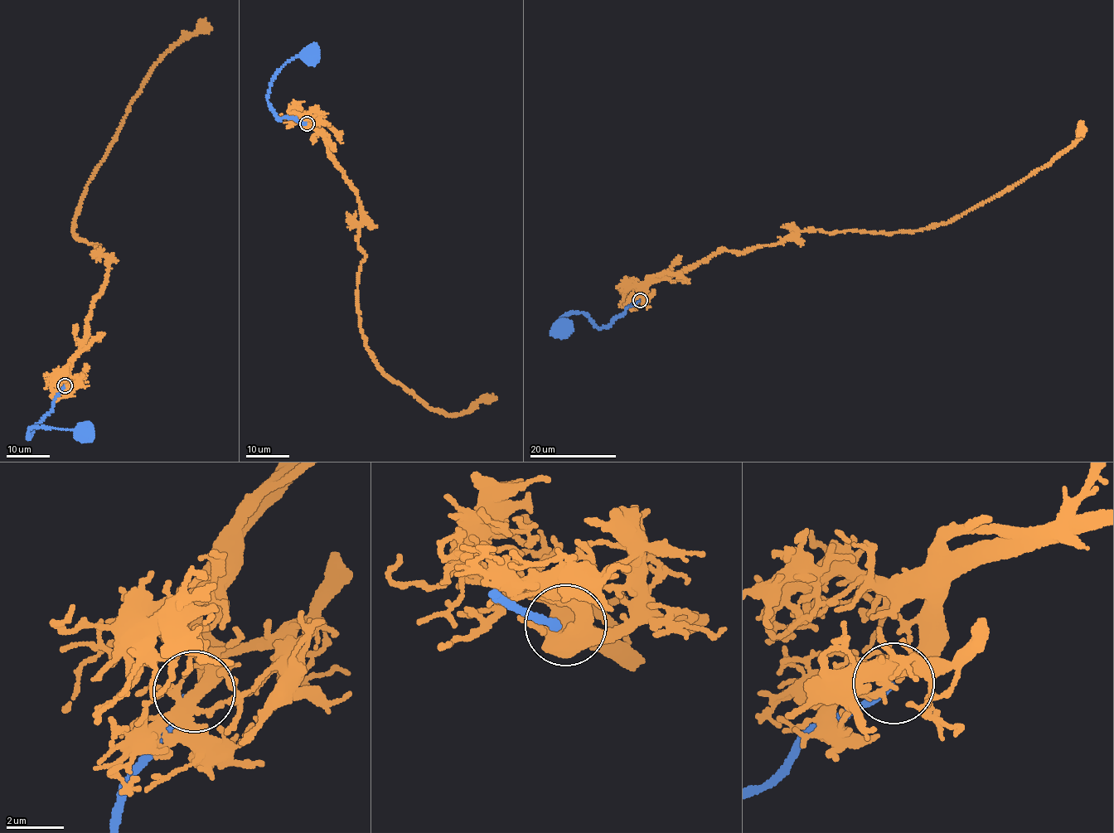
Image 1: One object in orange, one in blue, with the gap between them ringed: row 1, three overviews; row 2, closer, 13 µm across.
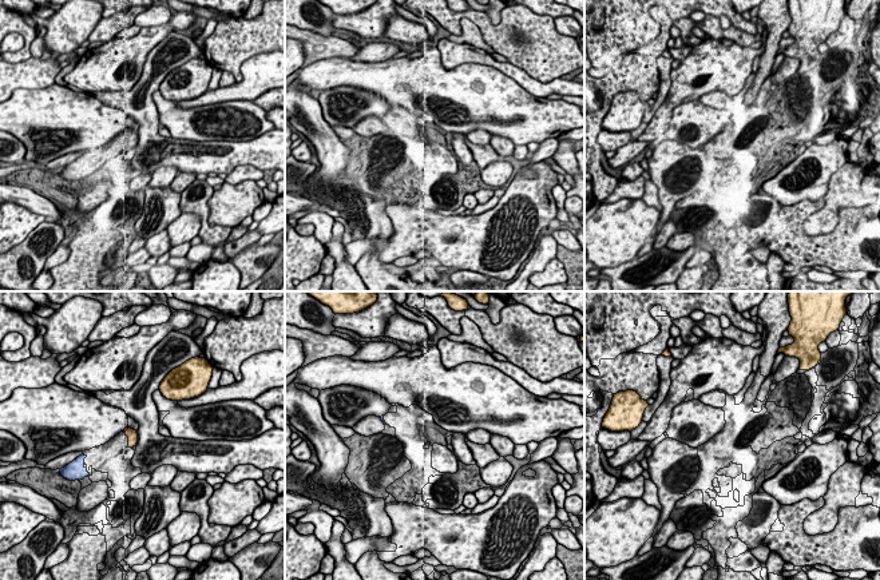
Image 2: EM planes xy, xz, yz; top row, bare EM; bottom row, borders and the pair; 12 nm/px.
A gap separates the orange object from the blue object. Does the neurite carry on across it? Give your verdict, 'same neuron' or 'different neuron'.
same neuron

